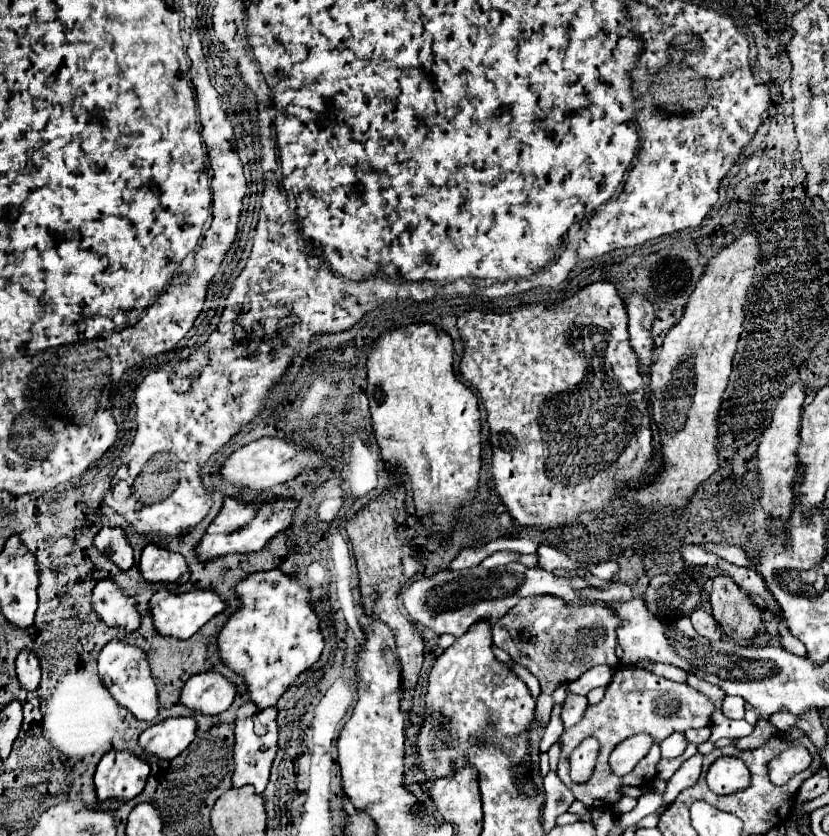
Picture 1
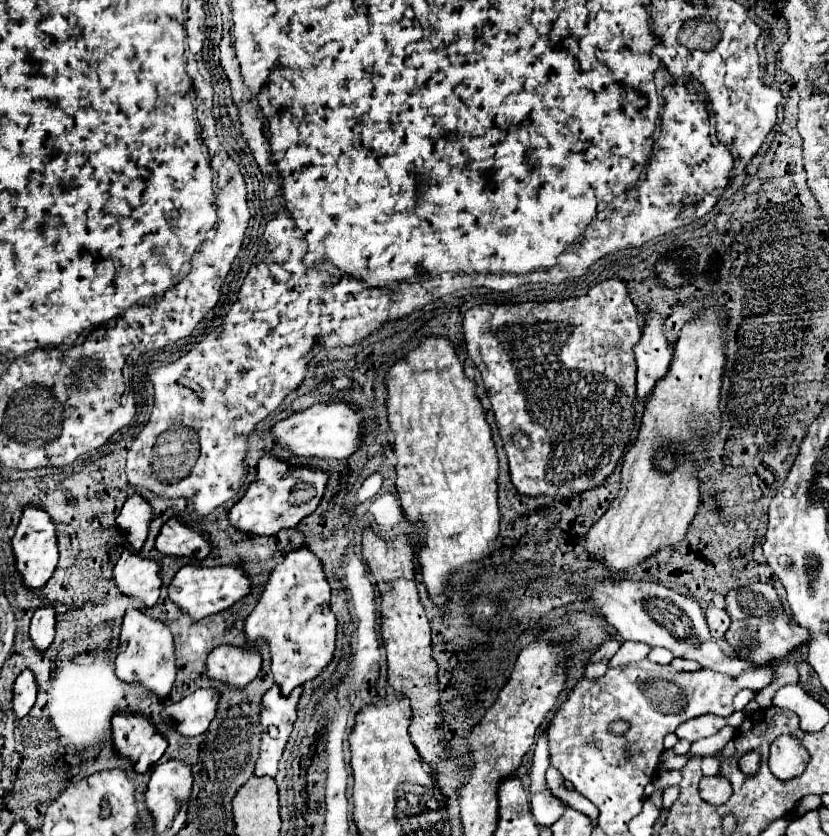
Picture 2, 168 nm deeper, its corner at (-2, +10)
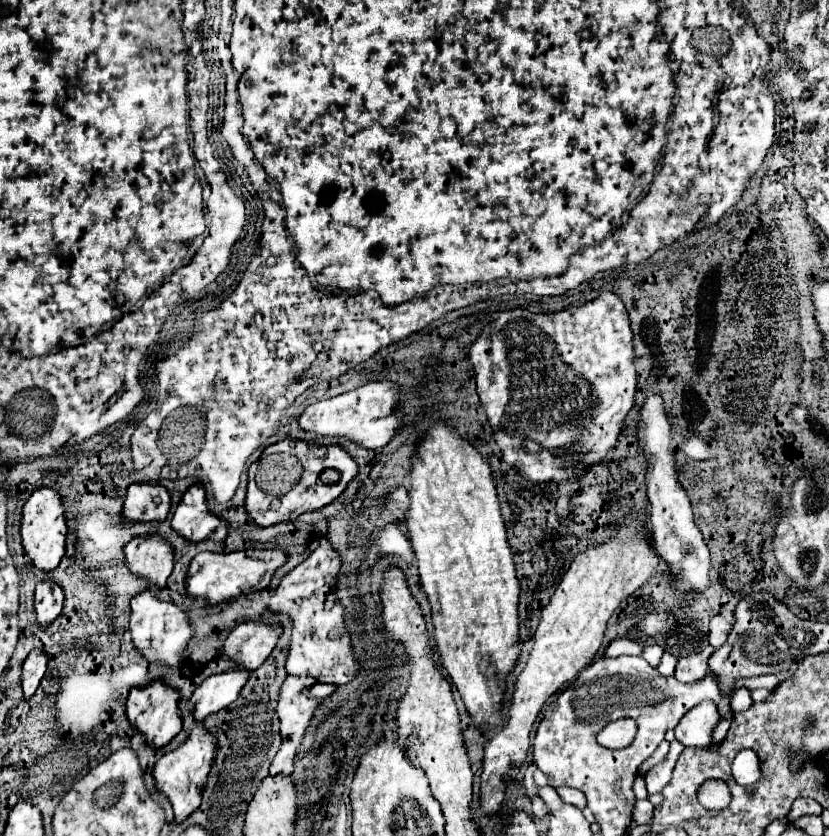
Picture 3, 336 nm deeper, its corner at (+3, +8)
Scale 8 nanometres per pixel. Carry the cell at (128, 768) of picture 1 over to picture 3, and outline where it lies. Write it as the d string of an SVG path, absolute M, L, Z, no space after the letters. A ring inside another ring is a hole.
M158 680L150 682L150 686L144 688L132 688L126 702L126 714L128 720L142 732L142 736L148 740L150 746L162 748L182 730L182 716L178 704L180 704L180 694L164 680Z

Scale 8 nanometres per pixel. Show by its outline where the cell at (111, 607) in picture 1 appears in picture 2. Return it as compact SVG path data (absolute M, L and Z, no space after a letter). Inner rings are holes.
M125 550L117 560L113 568L113 582L121 594L141 600L145 608L151 608L159 600L159 564L137 556L133 550Z

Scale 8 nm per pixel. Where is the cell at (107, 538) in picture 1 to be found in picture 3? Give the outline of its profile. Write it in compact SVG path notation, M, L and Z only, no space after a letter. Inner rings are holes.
M130 484L124 502L124 518L134 522L162 522L170 512L170 494L156 484Z

